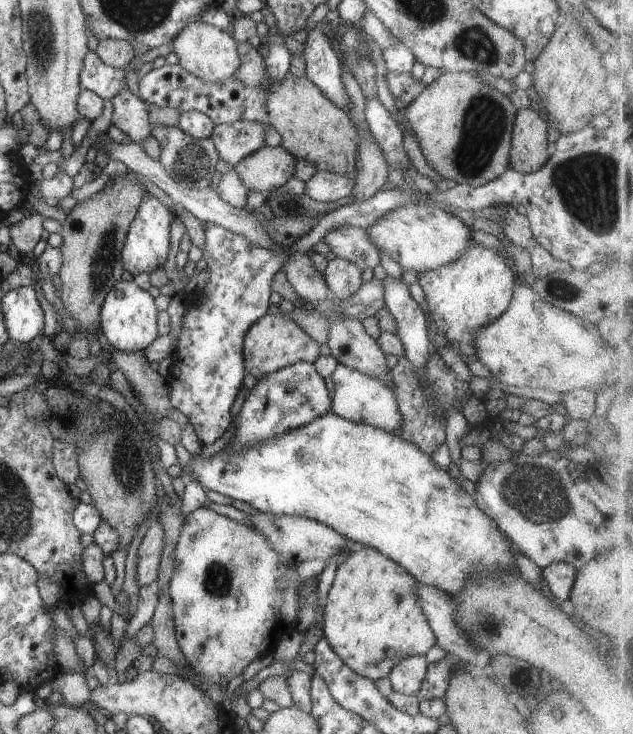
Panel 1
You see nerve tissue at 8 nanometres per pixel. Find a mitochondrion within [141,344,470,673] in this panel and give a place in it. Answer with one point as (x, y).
(217, 581)

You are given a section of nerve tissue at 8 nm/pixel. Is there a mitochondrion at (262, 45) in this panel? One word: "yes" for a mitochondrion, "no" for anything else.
no

